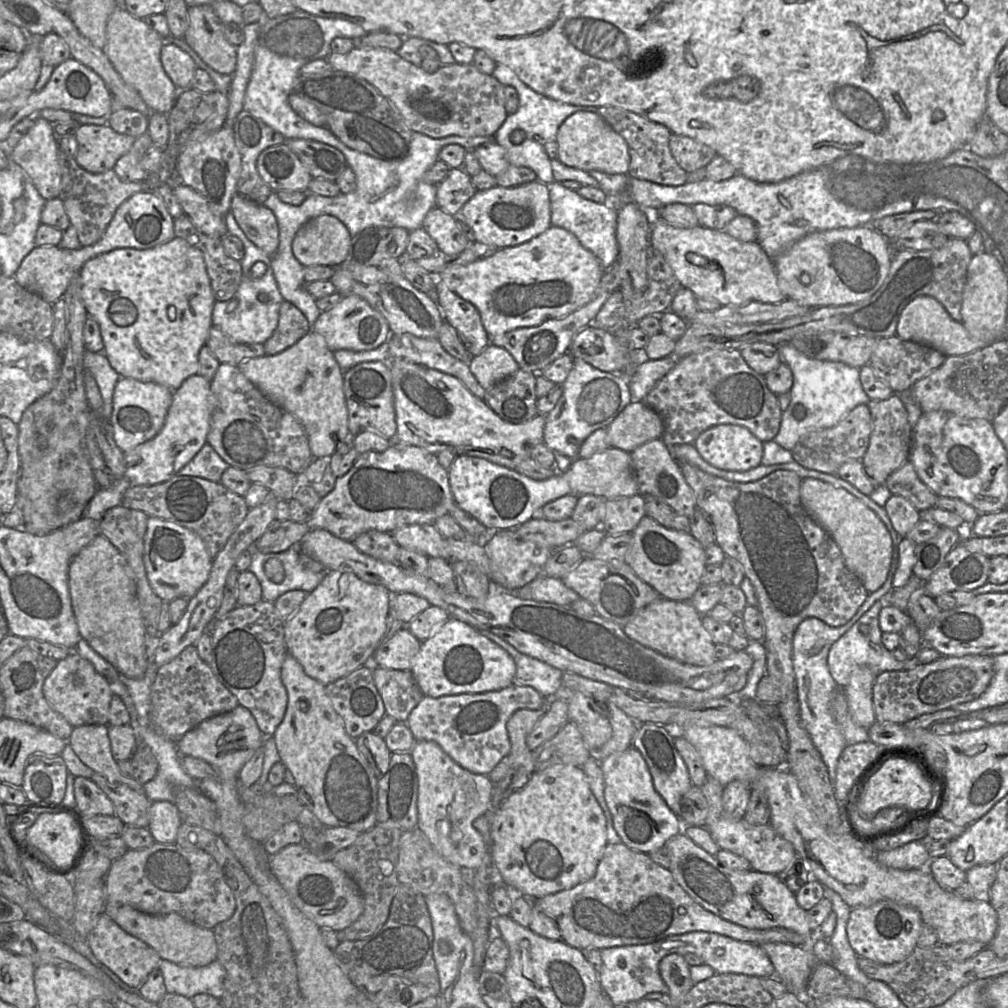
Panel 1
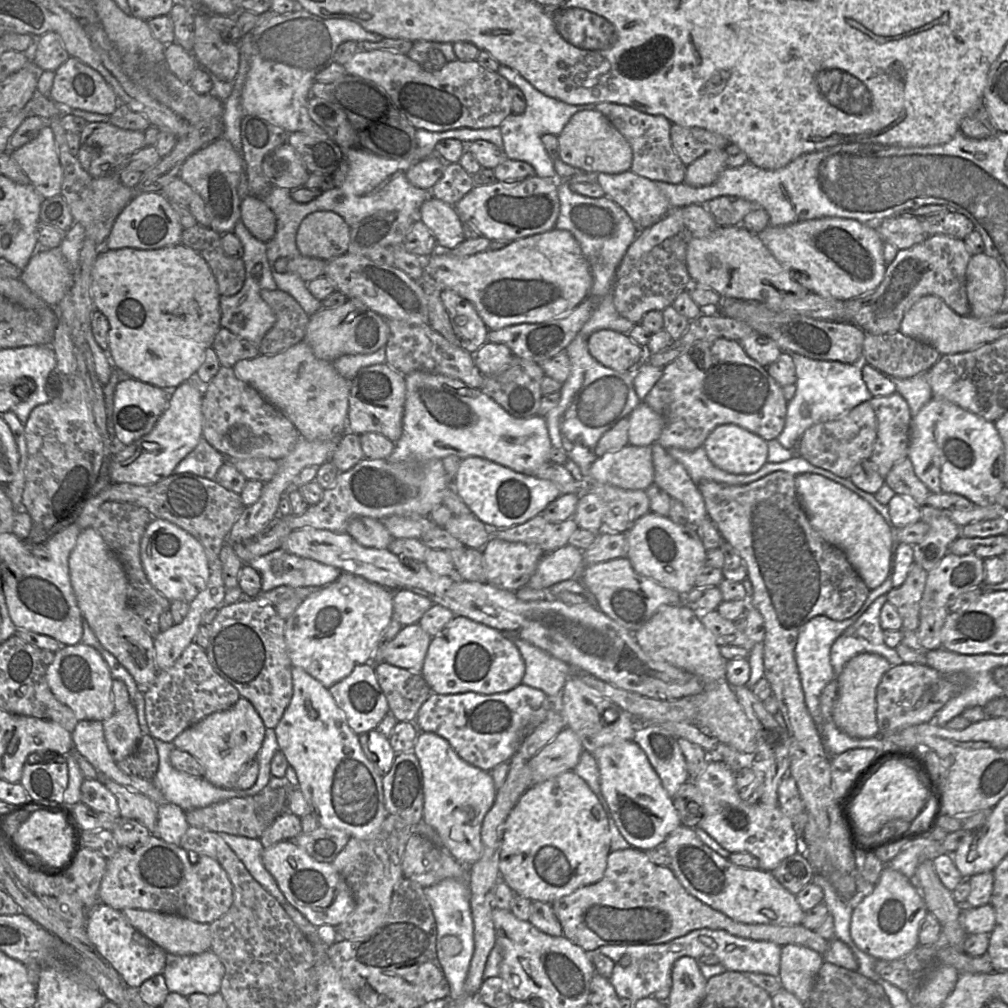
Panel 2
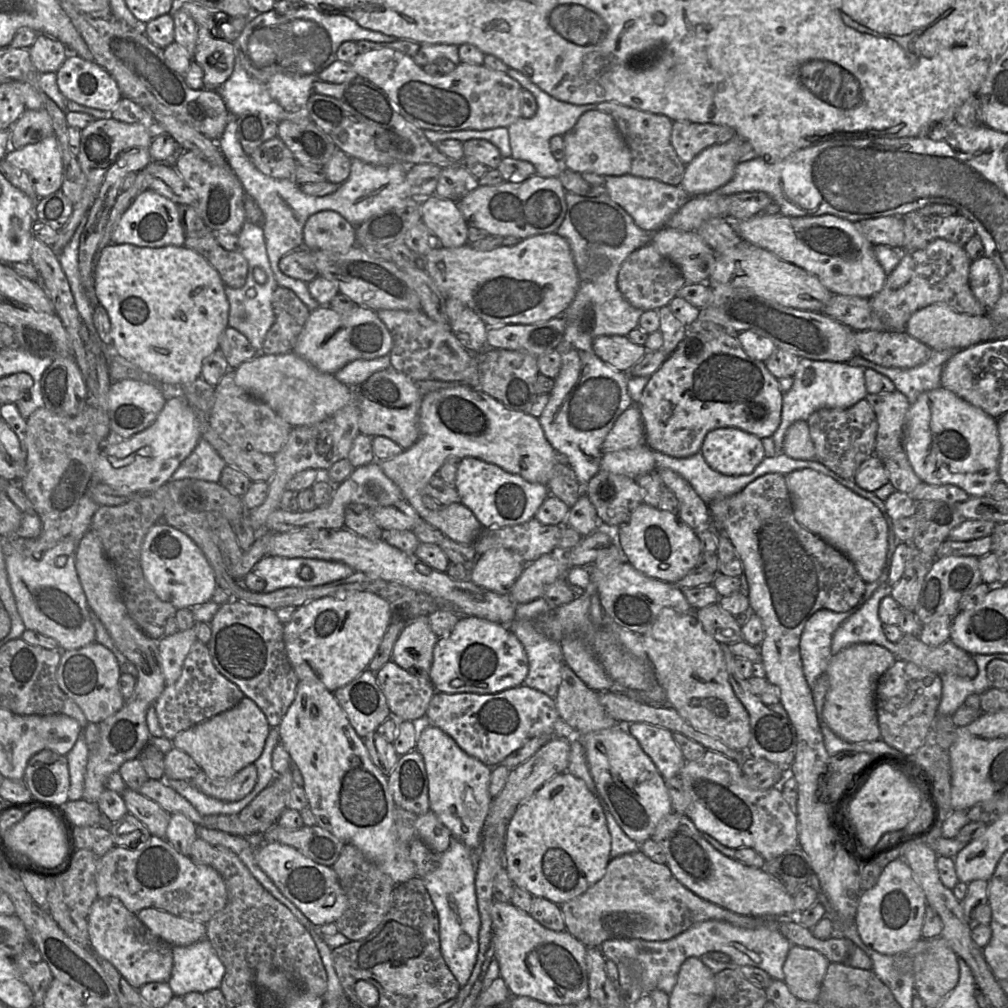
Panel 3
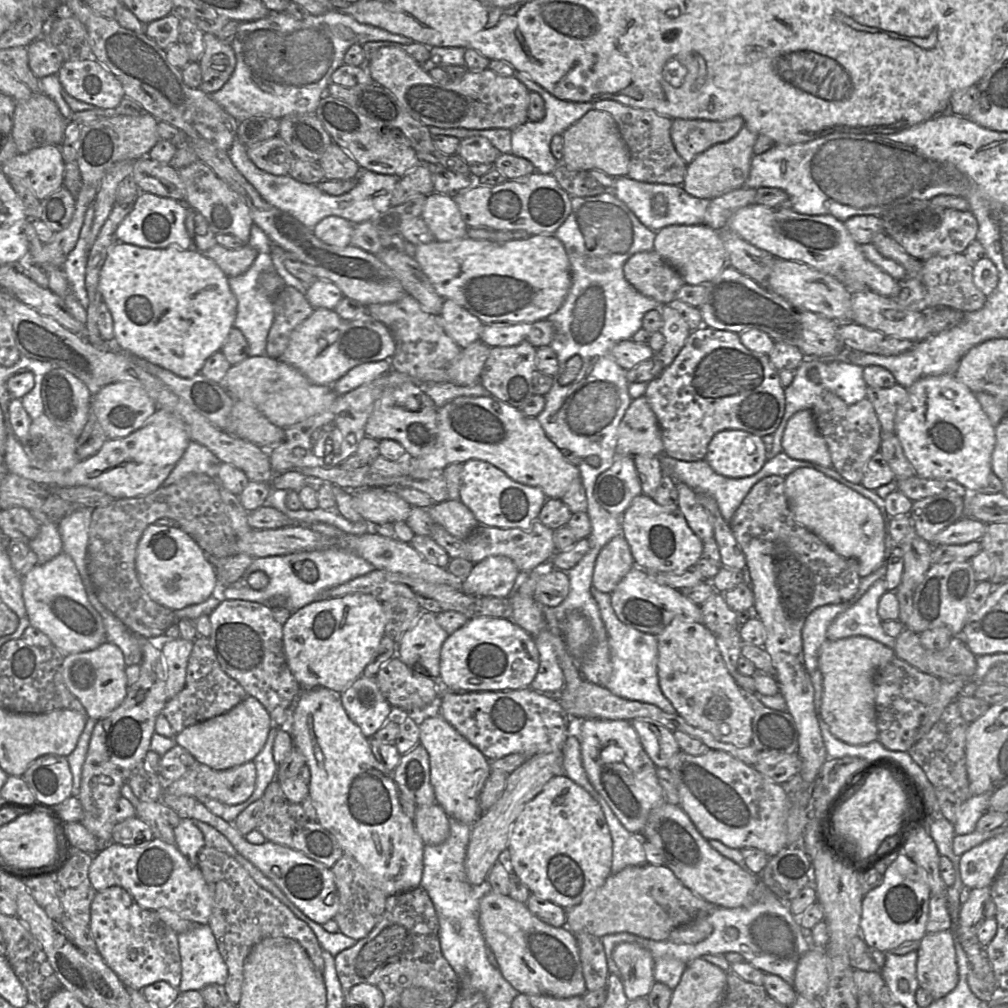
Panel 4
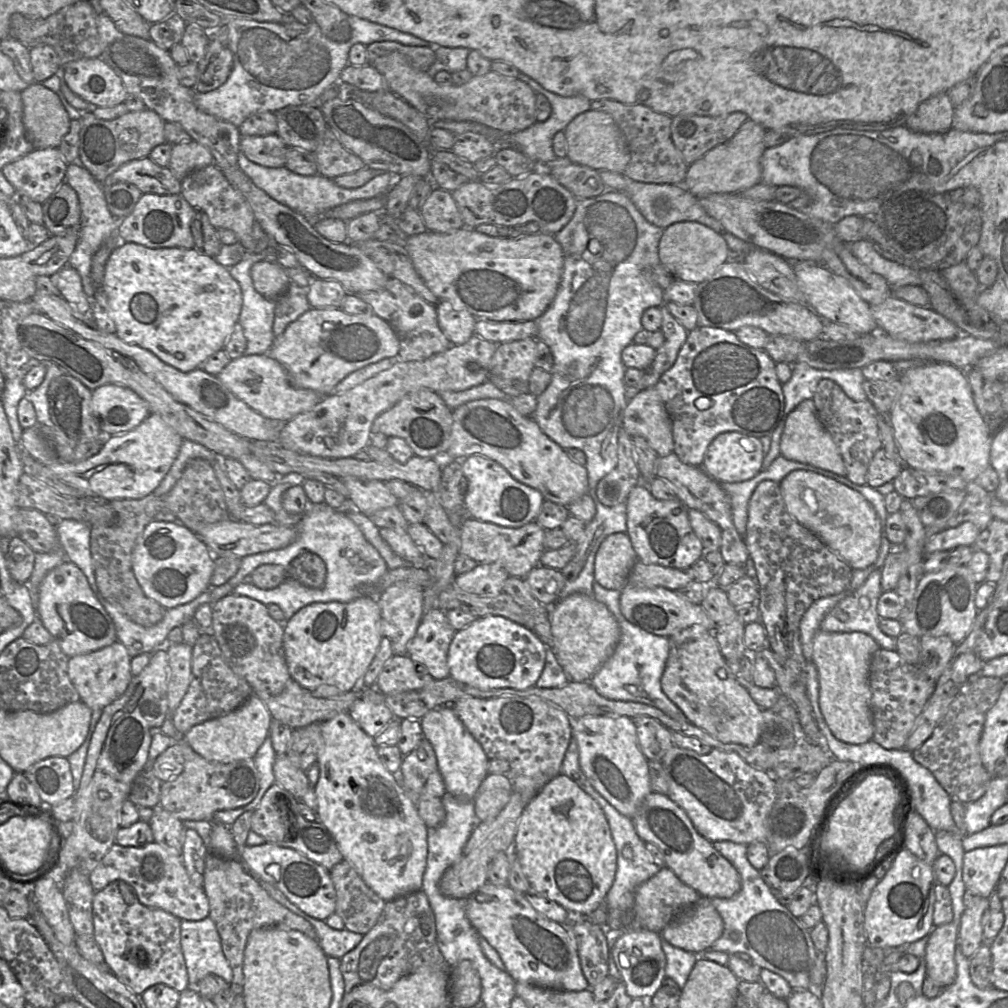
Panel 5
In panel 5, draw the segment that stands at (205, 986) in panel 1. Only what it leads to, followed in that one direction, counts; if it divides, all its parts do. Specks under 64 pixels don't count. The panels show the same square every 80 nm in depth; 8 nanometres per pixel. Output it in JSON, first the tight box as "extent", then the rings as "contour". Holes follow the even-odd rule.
{"extent":[180,916,233,987],"contour":[[[209,916],[199,921],[181,920],[180,937],[189,987],[196,987],[209,974],[231,983],[233,972],[223,953],[216,925]]]}

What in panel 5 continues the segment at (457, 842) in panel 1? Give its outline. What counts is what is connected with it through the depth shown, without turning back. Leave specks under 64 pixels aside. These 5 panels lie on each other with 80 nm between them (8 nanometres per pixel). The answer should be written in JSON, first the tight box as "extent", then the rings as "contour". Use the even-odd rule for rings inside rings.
{"extent":[420,705,490,801],"contour":[[[451,705],[430,710],[420,719],[420,723],[423,737],[430,742],[435,752],[446,792],[461,799],[474,801],[479,786],[489,774],[490,759],[481,744],[457,717]]]}

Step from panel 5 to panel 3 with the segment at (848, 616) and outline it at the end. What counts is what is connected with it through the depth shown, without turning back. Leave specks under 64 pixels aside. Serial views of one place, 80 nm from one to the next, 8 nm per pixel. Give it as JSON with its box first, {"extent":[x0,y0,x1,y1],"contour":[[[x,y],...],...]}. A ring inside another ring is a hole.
{"extent":[832,583,898,658],"contour":[[[888,583],[881,585],[857,612],[842,622],[832,637],[832,655],[853,644],[874,643],[888,649],[897,658],[898,646],[886,638],[879,617],[880,603],[890,595],[891,588]]]}

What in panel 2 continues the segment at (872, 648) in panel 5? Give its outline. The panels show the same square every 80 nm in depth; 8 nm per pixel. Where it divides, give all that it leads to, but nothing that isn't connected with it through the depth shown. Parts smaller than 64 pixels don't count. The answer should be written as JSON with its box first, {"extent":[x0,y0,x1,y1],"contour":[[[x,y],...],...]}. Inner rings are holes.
{"extent":[832,653,891,738],"contour":[[[860,653],[851,658],[837,676],[838,690],[832,709],[835,725],[852,738],[870,738],[879,734],[876,719],[876,688],[883,674],[891,668],[889,661],[876,653]]]}

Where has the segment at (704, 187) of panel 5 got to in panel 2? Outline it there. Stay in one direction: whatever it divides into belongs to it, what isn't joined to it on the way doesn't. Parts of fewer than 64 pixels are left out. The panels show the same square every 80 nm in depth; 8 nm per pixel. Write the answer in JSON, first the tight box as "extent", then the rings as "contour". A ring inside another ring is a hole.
{"extent":[685,150,728,187],"contour":[[[712,150],[686,167],[685,183],[692,187],[711,185],[727,168],[728,154],[725,150]]]}

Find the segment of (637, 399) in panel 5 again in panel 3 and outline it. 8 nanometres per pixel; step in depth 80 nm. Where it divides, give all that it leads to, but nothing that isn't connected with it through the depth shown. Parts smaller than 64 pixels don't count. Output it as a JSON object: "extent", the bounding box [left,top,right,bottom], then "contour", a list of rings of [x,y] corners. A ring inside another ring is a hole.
{"extent":[601,404,645,454],"contour":[[[633,404],[618,417],[603,441],[601,450],[605,454],[635,448],[644,443],[645,430],[642,415],[638,405]]]}

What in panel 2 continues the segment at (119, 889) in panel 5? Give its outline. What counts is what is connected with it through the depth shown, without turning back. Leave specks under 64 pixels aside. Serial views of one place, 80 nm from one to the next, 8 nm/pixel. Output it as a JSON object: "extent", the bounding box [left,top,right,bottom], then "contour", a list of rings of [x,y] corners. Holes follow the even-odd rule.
{"extent":[85,903,168,988],"contour":[[[97,903],[89,911],[85,929],[90,942],[122,976],[127,986],[139,988],[147,979],[163,973],[168,953],[134,928],[122,911]]]}

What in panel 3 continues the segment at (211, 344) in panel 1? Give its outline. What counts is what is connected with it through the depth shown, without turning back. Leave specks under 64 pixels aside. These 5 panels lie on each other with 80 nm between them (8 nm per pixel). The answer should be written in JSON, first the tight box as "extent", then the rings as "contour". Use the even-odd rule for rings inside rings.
{"extent":[219,326,258,370],"contour":[[[230,326],[224,330],[220,337],[219,350],[223,352],[230,370],[236,369],[240,364],[258,354],[248,338]]]}

